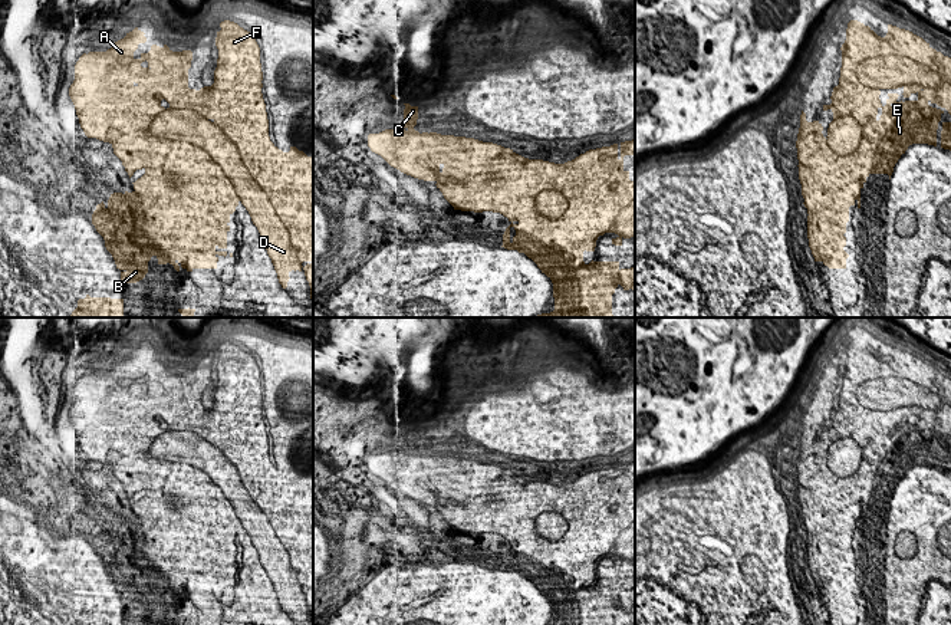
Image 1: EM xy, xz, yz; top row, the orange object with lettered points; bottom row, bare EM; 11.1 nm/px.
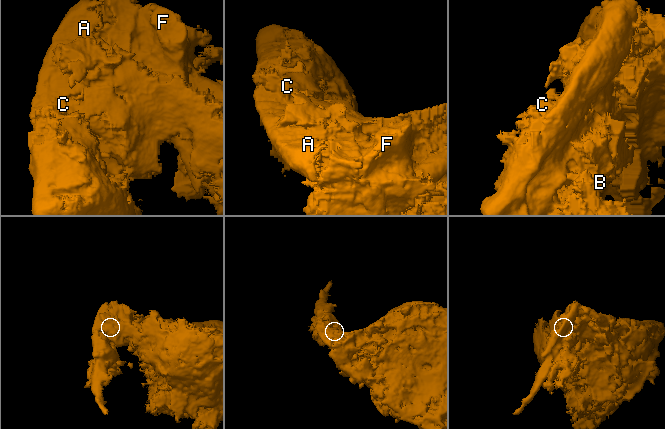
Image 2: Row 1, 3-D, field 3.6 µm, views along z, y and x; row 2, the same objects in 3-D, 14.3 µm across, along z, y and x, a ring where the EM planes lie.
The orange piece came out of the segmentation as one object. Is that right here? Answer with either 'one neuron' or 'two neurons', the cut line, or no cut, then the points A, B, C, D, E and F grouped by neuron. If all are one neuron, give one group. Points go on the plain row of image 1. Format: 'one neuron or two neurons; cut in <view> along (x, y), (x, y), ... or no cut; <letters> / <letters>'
one neuron; no cut; A B C D E F

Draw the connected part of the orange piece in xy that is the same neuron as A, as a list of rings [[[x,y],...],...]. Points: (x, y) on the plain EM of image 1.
[[[224,342],[220,349],[215,359],[218,381],[214,405],[200,412],[188,409],[191,372],[172,374],[167,366],[152,366],[148,375],[141,375],[139,381],[134,379],[138,366],[147,364],[145,355],[138,349],[106,374],[83,375],[76,384],[69,418],[85,457],[109,464],[129,500],[136,491],[145,491],[145,496],[132,504],[132,514],[113,514],[106,527],[103,523],[96,527],[92,546],[121,592],[122,606],[136,605],[148,595],[152,578],[158,580],[158,586],[170,585],[177,593],[181,589],[187,593],[217,591],[218,579],[228,576],[226,570],[230,537],[241,524],[260,555],[282,609],[287,609],[292,592],[303,592],[313,622],[313,478],[296,468],[283,474],[270,463],[261,415],[260,369],[254,358],[237,345]]]

